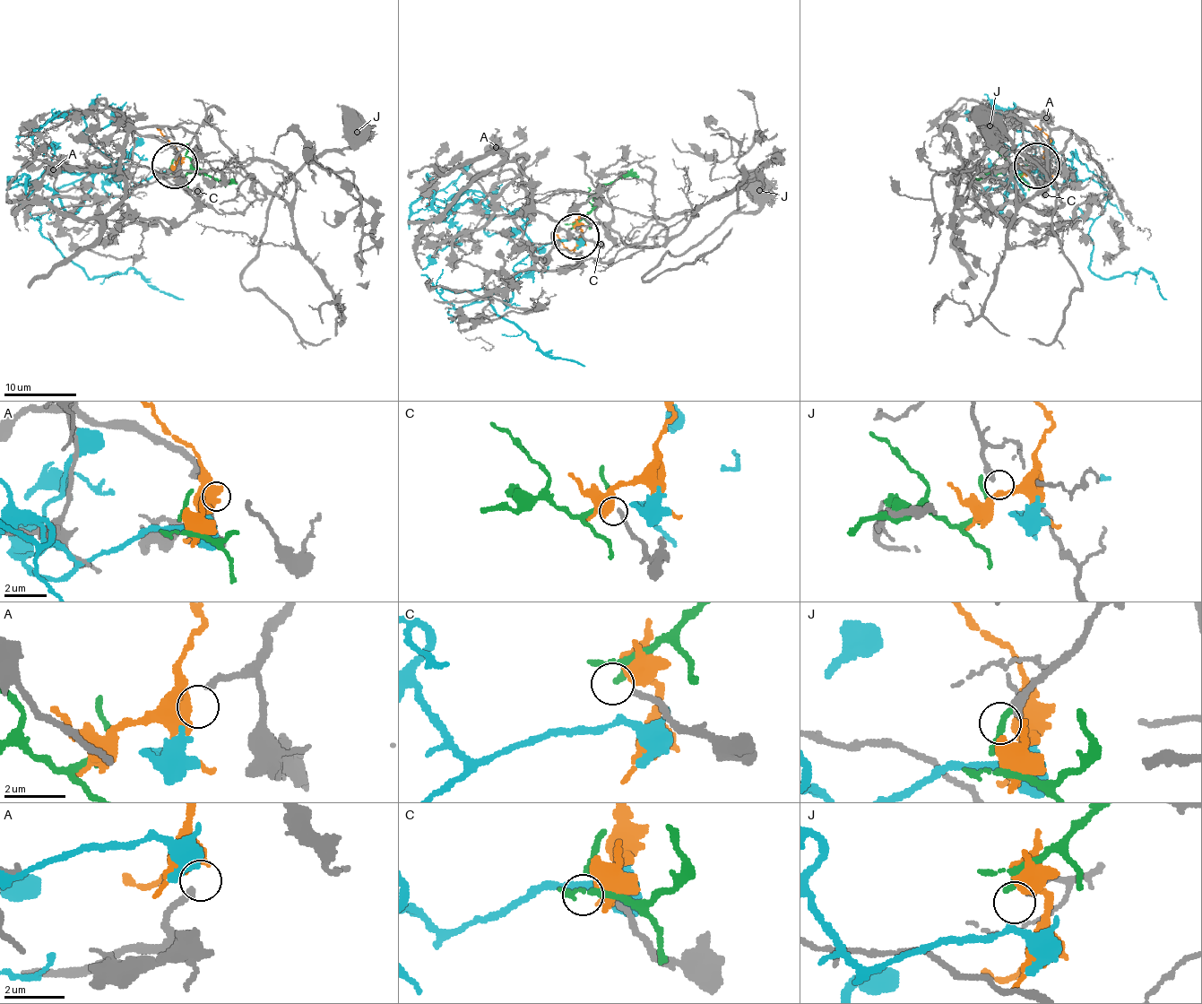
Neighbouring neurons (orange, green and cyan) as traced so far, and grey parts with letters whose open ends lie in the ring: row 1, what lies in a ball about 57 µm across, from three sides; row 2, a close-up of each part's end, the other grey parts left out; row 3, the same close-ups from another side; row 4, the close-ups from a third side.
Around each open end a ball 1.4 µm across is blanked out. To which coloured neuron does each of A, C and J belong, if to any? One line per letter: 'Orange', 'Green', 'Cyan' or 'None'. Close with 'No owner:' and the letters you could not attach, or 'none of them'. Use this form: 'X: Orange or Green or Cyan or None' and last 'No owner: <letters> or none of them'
A: Orange
C: Green
J: None
No owner: J

